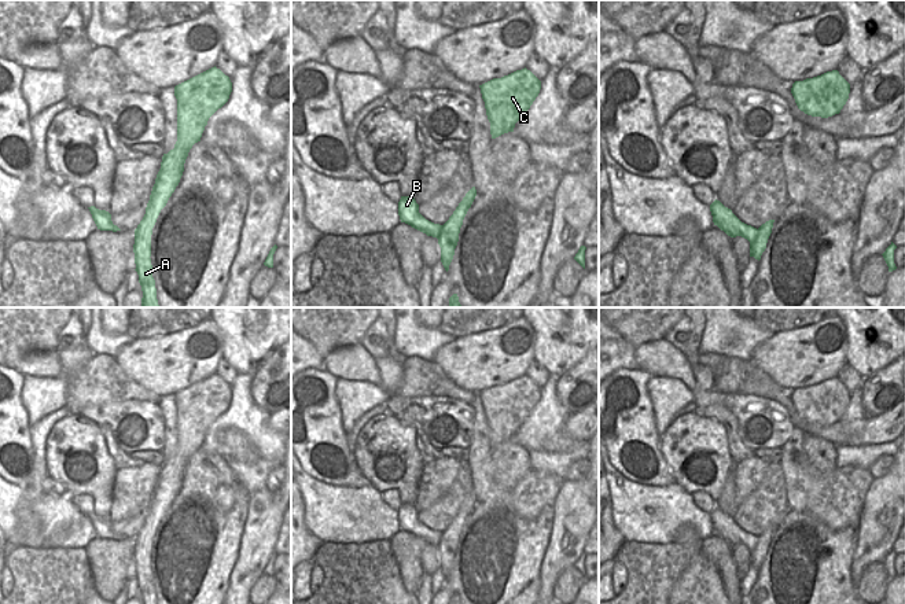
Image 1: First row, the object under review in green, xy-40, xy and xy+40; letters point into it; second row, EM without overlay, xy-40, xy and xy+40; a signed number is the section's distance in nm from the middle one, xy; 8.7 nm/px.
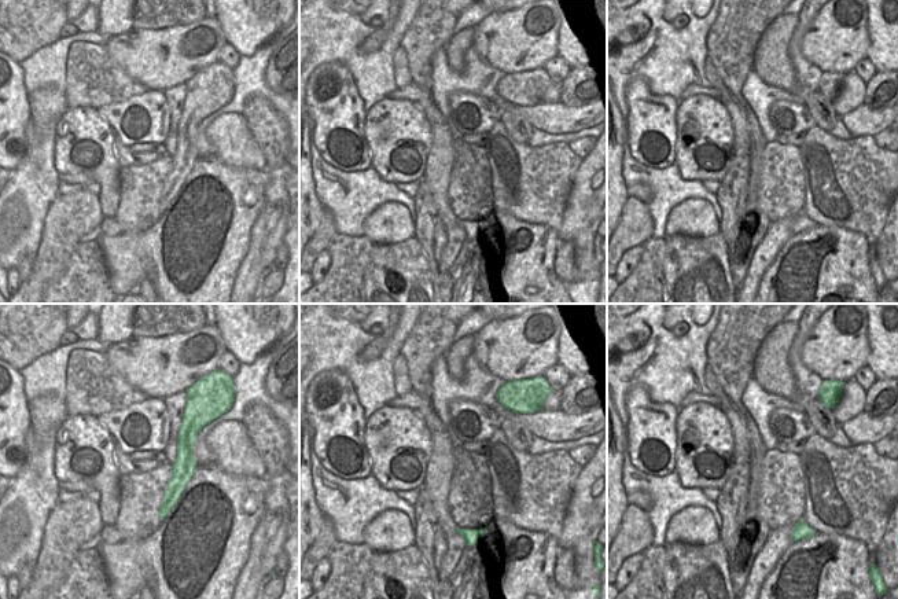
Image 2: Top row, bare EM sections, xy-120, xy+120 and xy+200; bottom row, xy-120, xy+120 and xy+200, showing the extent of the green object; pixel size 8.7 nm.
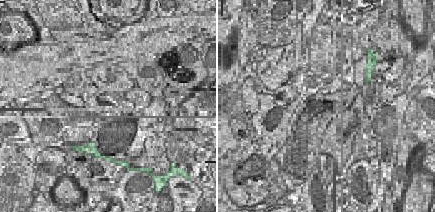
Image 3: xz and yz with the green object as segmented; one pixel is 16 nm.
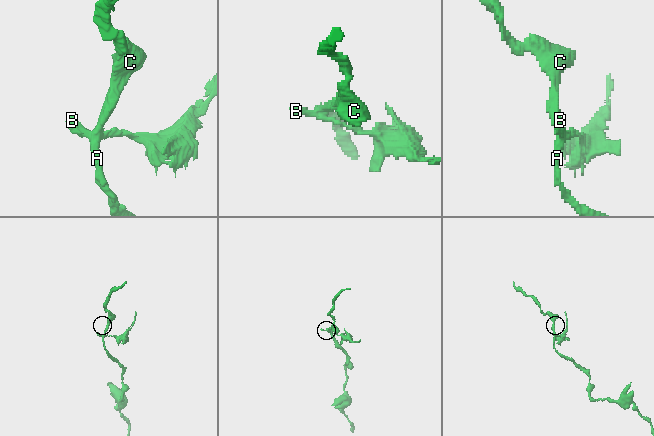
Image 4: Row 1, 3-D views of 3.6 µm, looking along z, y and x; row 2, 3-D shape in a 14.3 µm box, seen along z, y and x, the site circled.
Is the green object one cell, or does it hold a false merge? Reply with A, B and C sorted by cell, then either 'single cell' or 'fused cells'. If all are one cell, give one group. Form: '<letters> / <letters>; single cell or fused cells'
A C / B; fused cells

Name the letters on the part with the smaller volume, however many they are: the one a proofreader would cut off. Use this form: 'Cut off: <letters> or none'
Cut off: B.

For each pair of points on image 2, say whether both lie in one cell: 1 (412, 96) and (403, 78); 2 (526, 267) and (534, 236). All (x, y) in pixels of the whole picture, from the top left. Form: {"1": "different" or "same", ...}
{"1": "different", "2": "same"}

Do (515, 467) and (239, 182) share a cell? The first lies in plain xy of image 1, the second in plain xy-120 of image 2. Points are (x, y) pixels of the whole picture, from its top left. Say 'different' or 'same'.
same

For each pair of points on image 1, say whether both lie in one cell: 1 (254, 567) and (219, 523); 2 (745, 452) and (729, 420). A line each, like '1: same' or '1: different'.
1: different
2: same

